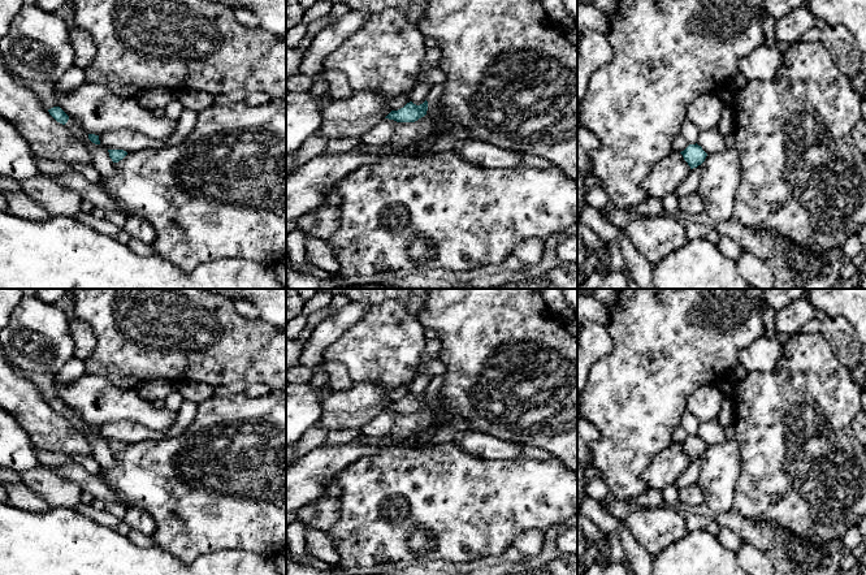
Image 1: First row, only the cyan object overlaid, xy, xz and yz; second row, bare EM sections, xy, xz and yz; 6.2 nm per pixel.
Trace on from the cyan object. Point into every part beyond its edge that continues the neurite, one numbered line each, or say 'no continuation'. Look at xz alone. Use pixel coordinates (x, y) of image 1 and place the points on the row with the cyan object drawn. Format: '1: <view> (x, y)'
no continuation

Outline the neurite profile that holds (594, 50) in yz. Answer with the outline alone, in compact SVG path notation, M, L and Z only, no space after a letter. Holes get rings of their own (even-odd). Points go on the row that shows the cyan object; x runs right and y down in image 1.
M584 29L577 44L577 111L589 87L590 77L612 61L614 49L609 34Z

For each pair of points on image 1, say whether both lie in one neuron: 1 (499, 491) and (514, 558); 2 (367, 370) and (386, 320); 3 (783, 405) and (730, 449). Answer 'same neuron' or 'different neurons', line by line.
1: different neurons
2: same neuron
3: different neurons

